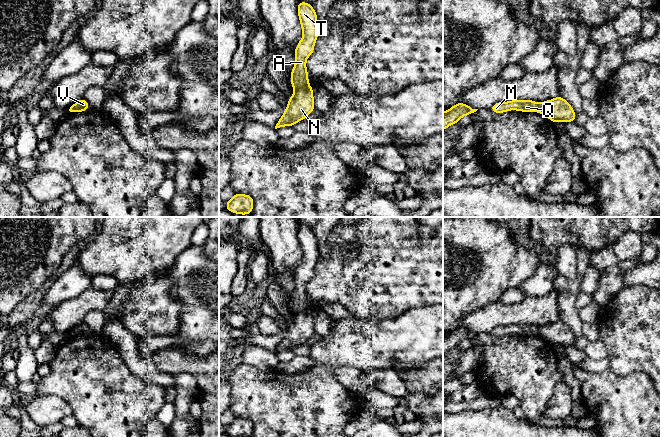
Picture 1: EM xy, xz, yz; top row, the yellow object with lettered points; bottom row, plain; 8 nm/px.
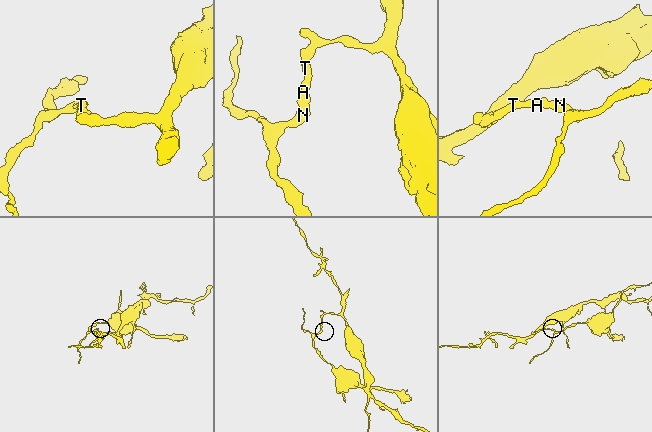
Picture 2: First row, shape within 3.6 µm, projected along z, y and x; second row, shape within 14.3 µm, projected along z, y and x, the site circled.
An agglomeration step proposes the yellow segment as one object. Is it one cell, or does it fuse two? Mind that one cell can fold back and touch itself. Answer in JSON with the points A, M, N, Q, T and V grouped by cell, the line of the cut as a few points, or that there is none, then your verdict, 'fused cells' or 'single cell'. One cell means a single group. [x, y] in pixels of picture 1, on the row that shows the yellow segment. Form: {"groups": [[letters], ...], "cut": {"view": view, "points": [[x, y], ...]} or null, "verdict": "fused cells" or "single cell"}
{"groups": [["A", "M", "Q", "T"], ["N", "V"]], "cut": {"view": "xz", "points": [[307, 85], [295, 90]]}, "verdict": "fused cells"}

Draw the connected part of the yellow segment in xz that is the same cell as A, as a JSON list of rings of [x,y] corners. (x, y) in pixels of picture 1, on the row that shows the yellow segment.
[[[298,2],[297,12],[303,37],[296,46],[295,66],[291,71],[291,85],[295,90],[309,85],[306,60],[314,52],[314,44],[319,33],[317,15],[311,4]]]

